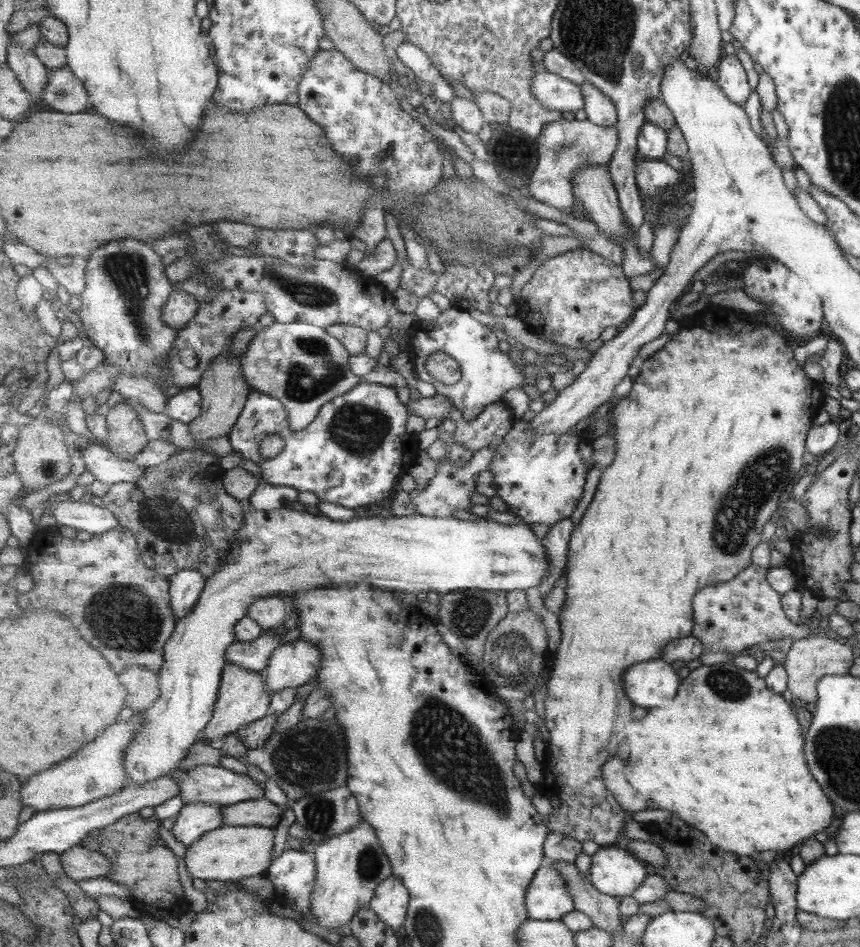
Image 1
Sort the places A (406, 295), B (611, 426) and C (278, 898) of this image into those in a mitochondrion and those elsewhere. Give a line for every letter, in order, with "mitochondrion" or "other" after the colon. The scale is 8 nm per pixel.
A: other
B: other
C: other

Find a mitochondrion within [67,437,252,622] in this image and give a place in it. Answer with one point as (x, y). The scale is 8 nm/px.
(164, 520)

